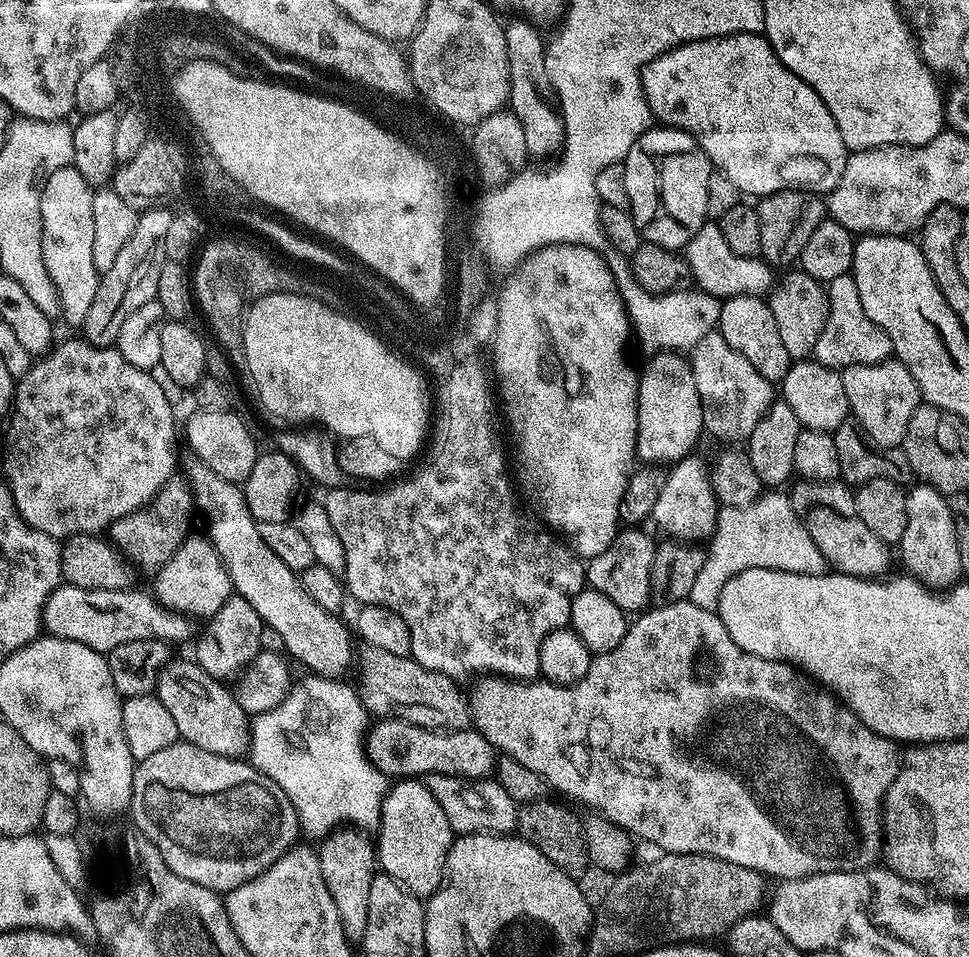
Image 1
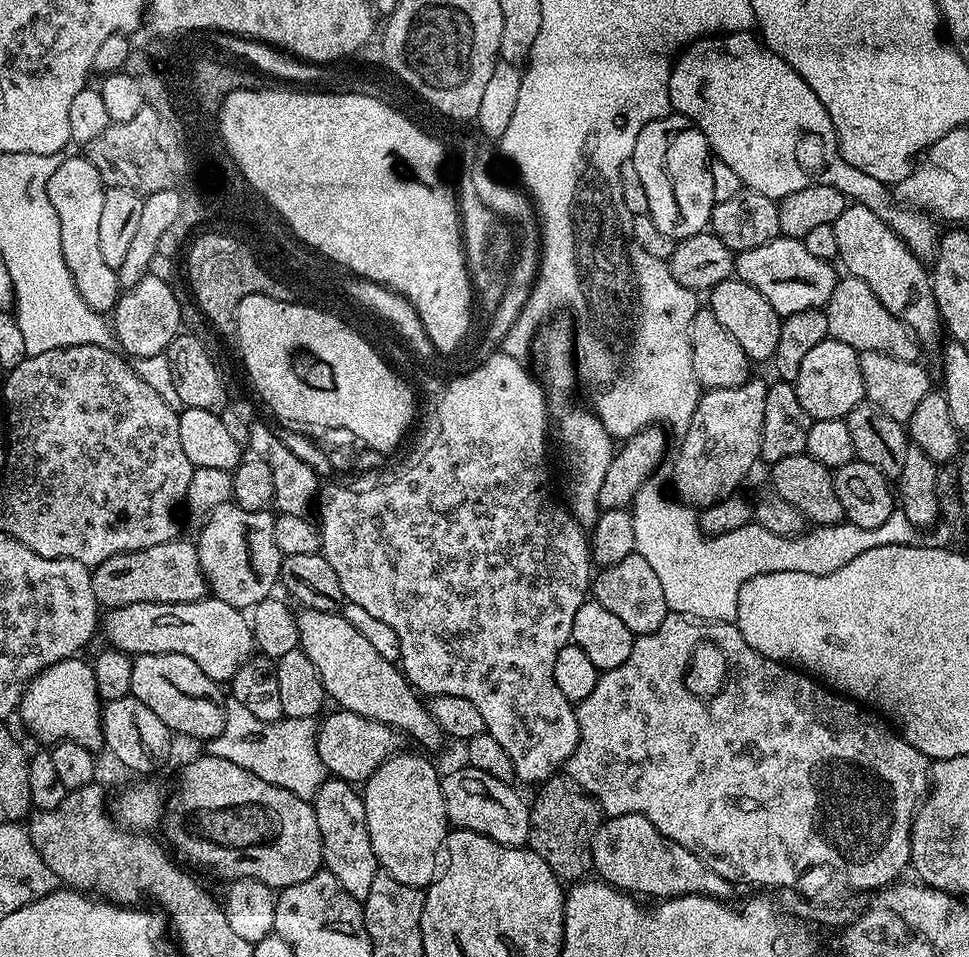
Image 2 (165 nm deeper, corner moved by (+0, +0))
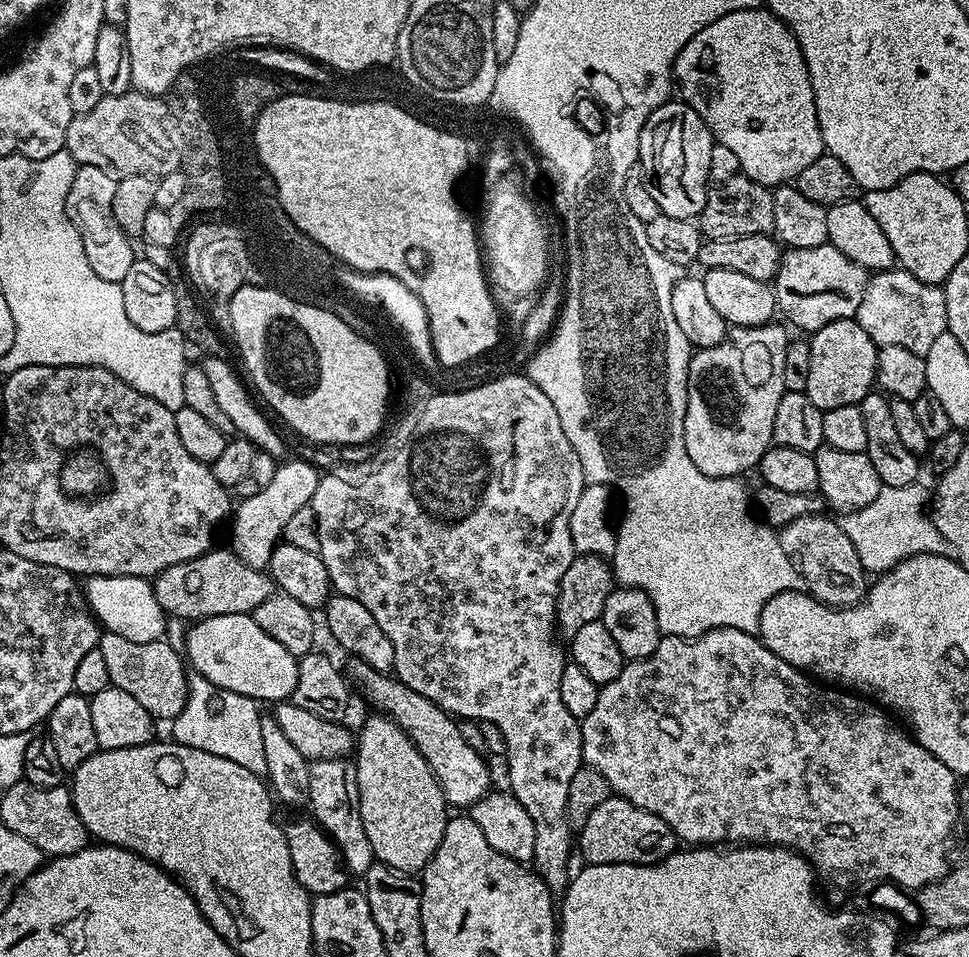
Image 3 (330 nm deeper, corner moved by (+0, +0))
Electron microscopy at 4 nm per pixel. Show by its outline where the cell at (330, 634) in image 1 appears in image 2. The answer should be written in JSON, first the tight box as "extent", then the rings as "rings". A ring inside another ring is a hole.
{"extent":[296,607,446,748],"rings":[[[301,607],[296,612],[300,631],[300,648],[314,662],[314,670],[322,678],[324,695],[343,711],[362,714],[374,722],[395,728],[405,737],[413,736],[424,748],[436,748],[446,740],[438,722],[434,722],[415,688],[409,684],[403,671],[393,661],[382,658],[354,626],[340,612],[323,612]]]}

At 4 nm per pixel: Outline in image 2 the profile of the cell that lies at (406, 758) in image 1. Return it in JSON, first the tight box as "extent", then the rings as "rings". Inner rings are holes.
{"extent":[316,710,401,786],"rings":[[[343,710],[332,711],[336,712],[330,713],[328,717],[325,715],[316,729],[318,756],[322,758],[324,771],[335,779],[346,780],[357,786],[363,785],[364,781],[374,774],[374,770],[378,770],[378,766],[382,766],[391,756],[401,751],[401,733],[382,722],[362,718],[362,714]]]}

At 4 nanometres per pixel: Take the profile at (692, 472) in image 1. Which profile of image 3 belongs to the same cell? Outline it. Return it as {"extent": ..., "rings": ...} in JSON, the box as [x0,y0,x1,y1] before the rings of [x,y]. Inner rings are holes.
{"extent":[684,323,790,477],"rings":[[[776,323],[732,328],[718,346],[692,353],[684,437],[686,454],[702,474],[743,477],[743,472],[753,471],[773,447],[774,413],[786,391],[786,350],[790,343],[789,329]]]}

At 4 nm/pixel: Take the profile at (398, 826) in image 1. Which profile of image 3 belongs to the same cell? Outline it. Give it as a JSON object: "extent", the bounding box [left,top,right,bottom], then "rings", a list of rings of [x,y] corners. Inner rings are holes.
{"extent":[354,714,450,873],"rings":[[[372,714],[364,724],[364,737],[355,741],[354,763],[358,778],[362,826],[366,830],[366,838],[370,838],[370,846],[374,850],[376,860],[395,872],[419,873],[438,850],[450,819],[450,805],[444,799],[444,792],[440,783],[436,781],[436,775],[430,770],[426,758],[422,758],[414,742],[410,742],[407,734],[390,716]]]}

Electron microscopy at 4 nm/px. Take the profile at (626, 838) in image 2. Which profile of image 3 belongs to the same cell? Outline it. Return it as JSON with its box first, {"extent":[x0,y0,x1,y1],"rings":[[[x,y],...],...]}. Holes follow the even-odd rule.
{"extent":[578,794,677,864],"rings":[[[615,794],[608,797],[602,806],[597,806],[590,818],[578,830],[578,852],[589,864],[656,864],[677,851],[676,835],[650,810],[634,806]]]}

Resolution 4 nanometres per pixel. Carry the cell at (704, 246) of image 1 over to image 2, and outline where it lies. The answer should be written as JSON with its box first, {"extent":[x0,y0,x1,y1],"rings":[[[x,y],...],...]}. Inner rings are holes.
{"extent":[735,235,838,318],"rings":[[[778,235],[770,242],[762,242],[762,246],[754,246],[754,250],[735,253],[735,257],[735,279],[754,286],[782,318],[802,314],[802,310],[827,309],[830,296],[834,294],[838,272],[832,269],[829,261],[814,258],[814,254],[806,250],[803,240]]]}

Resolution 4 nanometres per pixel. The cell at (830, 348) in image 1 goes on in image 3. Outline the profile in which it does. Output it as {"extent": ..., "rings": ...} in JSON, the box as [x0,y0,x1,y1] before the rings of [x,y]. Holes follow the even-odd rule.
{"extent":[854,266,948,357],"rings":[[[899,266],[869,275],[862,306],[858,306],[854,318],[878,346],[906,346],[906,350],[914,350],[914,354],[922,357],[938,334],[948,331],[943,287],[918,282],[914,274]]]}

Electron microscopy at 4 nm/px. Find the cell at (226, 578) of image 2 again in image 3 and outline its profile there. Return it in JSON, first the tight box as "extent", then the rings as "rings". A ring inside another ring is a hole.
{"extent":[230,458,321,569],"rings":[[[293,458],[289,464],[281,463],[277,467],[274,478],[269,484],[260,486],[254,498],[240,500],[237,508],[235,505],[230,516],[230,525],[232,524],[230,548],[238,558],[242,558],[242,562],[246,562],[246,566],[267,569],[270,554],[274,554],[276,545],[281,543],[287,520],[297,510],[311,505],[314,490],[318,490],[321,475],[321,469],[315,468],[310,462]]]}

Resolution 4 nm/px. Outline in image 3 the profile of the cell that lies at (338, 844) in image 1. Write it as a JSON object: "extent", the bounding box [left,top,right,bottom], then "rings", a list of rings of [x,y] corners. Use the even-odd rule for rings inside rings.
{"extent":[308,758,376,873],"rings":[[[348,758],[313,760],[309,763],[308,769],[310,770],[308,804],[310,809],[312,808],[313,814],[311,813],[311,815],[314,817],[315,823],[332,837],[340,859],[349,873],[368,872],[376,860],[376,855],[370,846],[370,838],[366,838],[366,830],[362,826],[355,763]]]}

